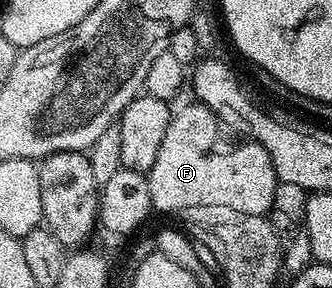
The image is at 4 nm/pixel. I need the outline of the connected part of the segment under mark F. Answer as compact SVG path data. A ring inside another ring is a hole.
M190 101L187 107L182 107L179 111L177 108L171 114L168 133L164 133L164 141L160 141L160 153L156 153L156 161L148 172L152 208L155 212L181 213L184 209L192 209L192 205L228 205L228 209L236 209L240 213L266 215L275 206L274 194L280 188L280 180L272 165L272 157L268 157L264 148L253 141L243 142L243 147L238 147L235 151L217 155L210 150L218 139L218 130L218 118L197 101Z

